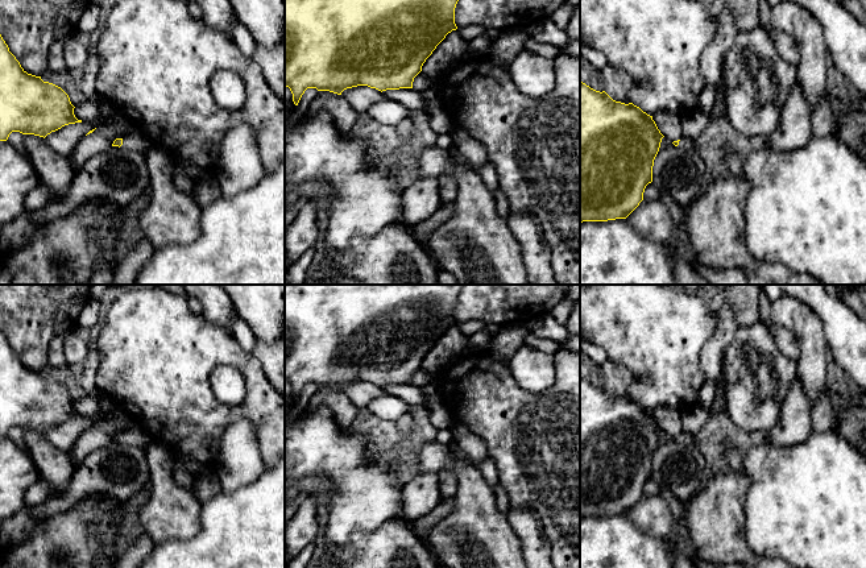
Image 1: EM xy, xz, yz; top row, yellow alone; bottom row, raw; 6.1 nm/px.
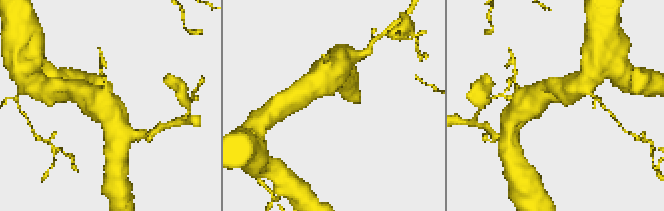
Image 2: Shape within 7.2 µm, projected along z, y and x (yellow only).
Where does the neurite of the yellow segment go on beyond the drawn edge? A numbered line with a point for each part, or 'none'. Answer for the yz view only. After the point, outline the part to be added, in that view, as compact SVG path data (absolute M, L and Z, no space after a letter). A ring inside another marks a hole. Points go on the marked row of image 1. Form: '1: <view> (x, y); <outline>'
1: yz (684, 142); M681 137L679 141L679 148L683 148L685 150L693 152L696 150L697 140L691 140L688 137Z

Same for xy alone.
1: xy (135, 140); M134 129L123 138L121 146L129 150L148 152L150 144L138 129Z

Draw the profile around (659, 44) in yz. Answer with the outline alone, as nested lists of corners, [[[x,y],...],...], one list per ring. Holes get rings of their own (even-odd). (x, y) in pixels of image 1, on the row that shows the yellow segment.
[[[580,0],[580,38],[634,80],[627,95],[634,105],[650,116],[658,111],[685,116],[697,111],[705,88],[700,59],[717,34],[718,24],[709,16],[708,5],[709,0]]]

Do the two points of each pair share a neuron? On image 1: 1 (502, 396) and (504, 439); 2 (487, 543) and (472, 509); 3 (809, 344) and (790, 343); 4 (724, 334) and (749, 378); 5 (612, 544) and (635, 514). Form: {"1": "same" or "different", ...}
{"1": "same", "2": "same", "3": "different", "4": "different", "5": "different"}

